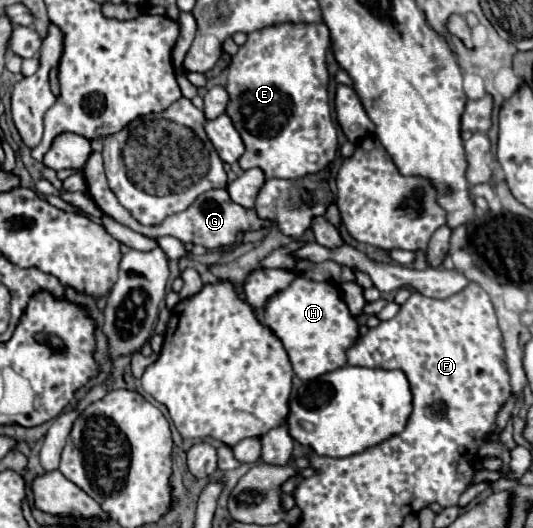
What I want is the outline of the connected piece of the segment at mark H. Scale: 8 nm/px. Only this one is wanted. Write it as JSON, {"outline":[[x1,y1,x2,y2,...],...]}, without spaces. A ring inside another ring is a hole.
{"outline":[[299,274,285,290,267,300,263,308,263,322,281,340,285,352,289,354,293,372,301,380,315,380,325,372,345,366,345,350,355,344,359,334,357,320,349,314,349,308,341,296,341,288,337,284,303,280]]}

